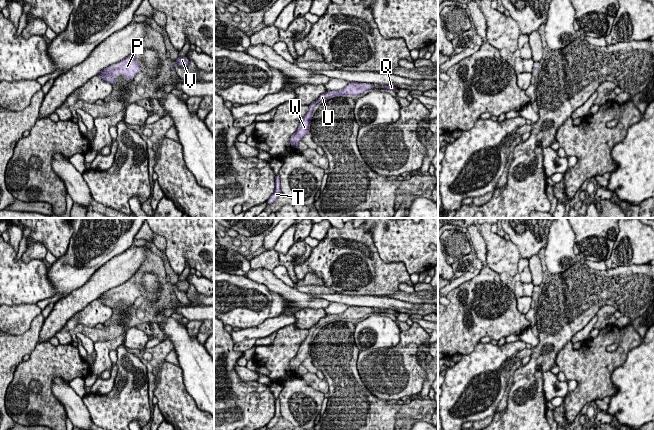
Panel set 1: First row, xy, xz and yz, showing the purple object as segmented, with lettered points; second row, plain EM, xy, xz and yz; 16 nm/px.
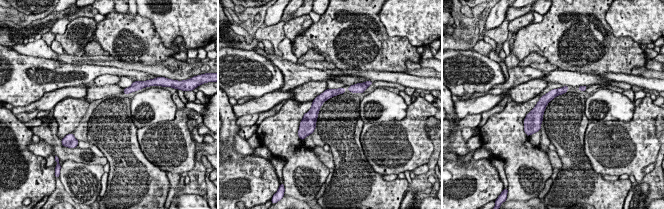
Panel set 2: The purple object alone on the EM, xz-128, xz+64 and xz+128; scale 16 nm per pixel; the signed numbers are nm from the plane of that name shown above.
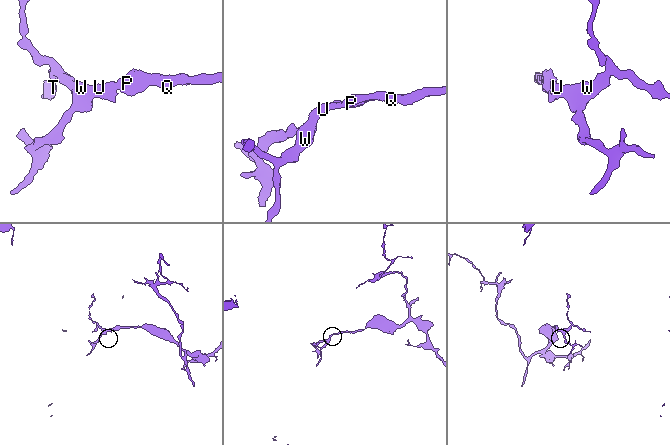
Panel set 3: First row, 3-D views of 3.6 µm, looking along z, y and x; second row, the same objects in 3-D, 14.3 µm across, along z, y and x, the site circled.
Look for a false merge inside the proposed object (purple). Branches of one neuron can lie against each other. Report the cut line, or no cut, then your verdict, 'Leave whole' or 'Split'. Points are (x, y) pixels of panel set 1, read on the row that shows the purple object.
No split. Leave whole

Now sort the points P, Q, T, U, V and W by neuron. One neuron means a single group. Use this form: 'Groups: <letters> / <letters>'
Groups: P Q T U V W

